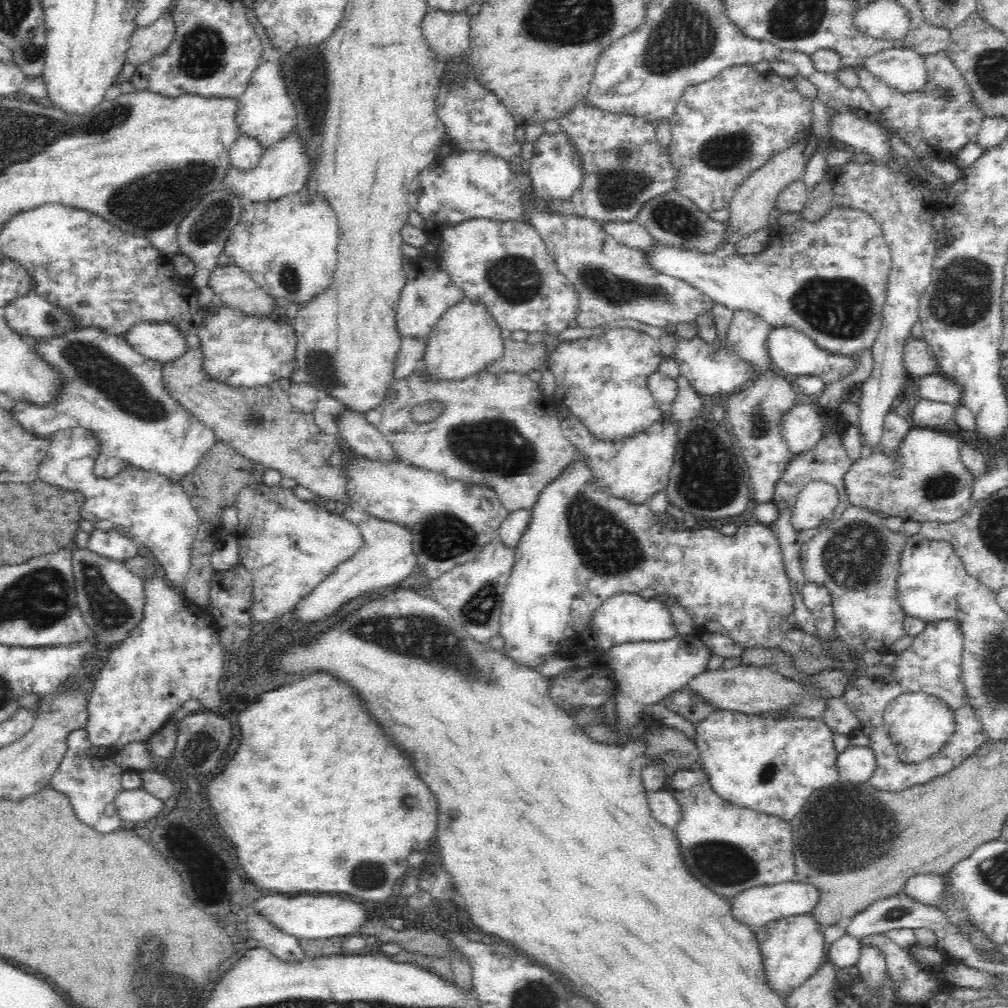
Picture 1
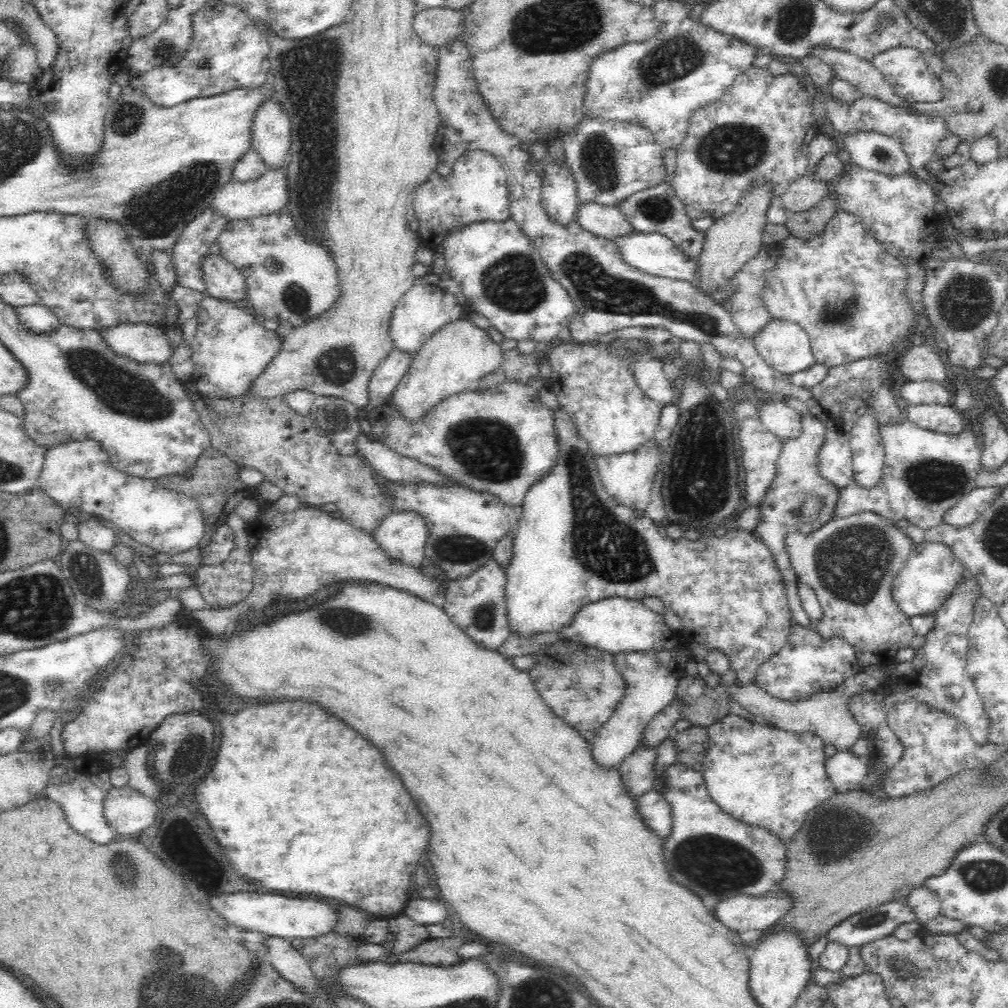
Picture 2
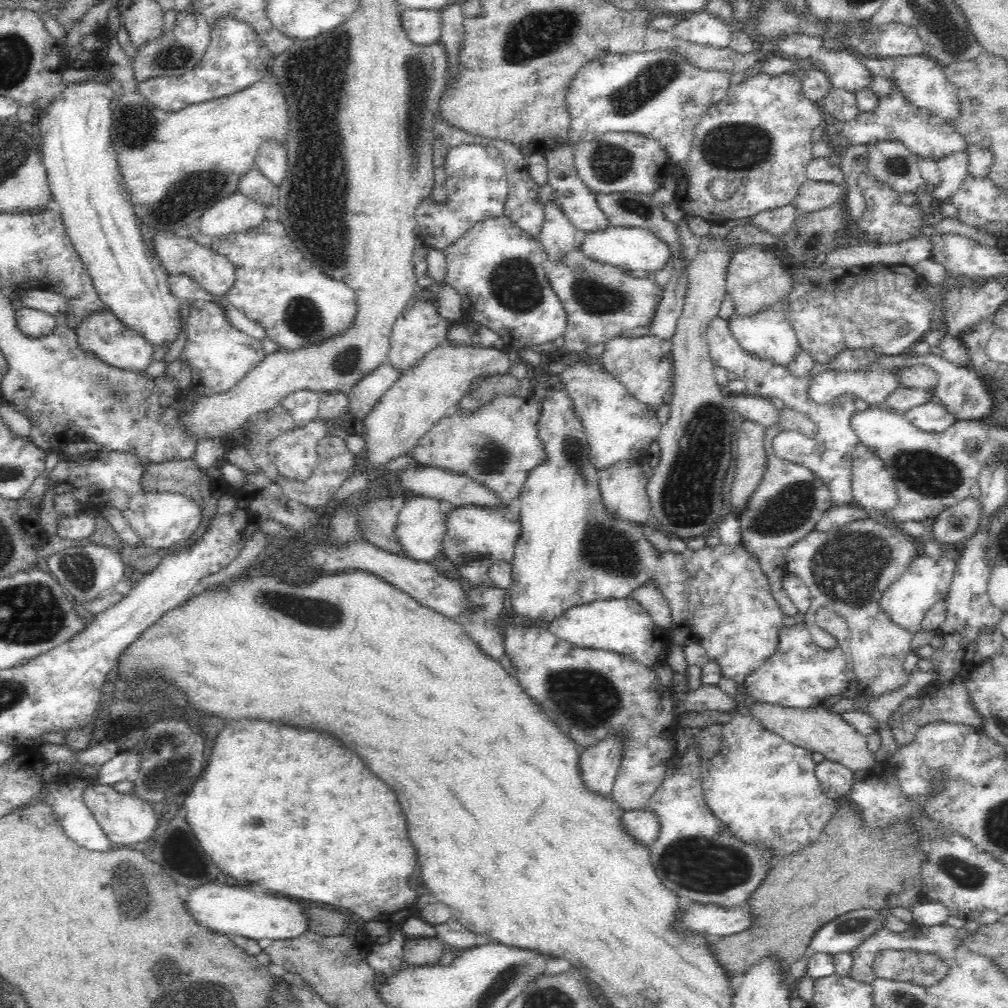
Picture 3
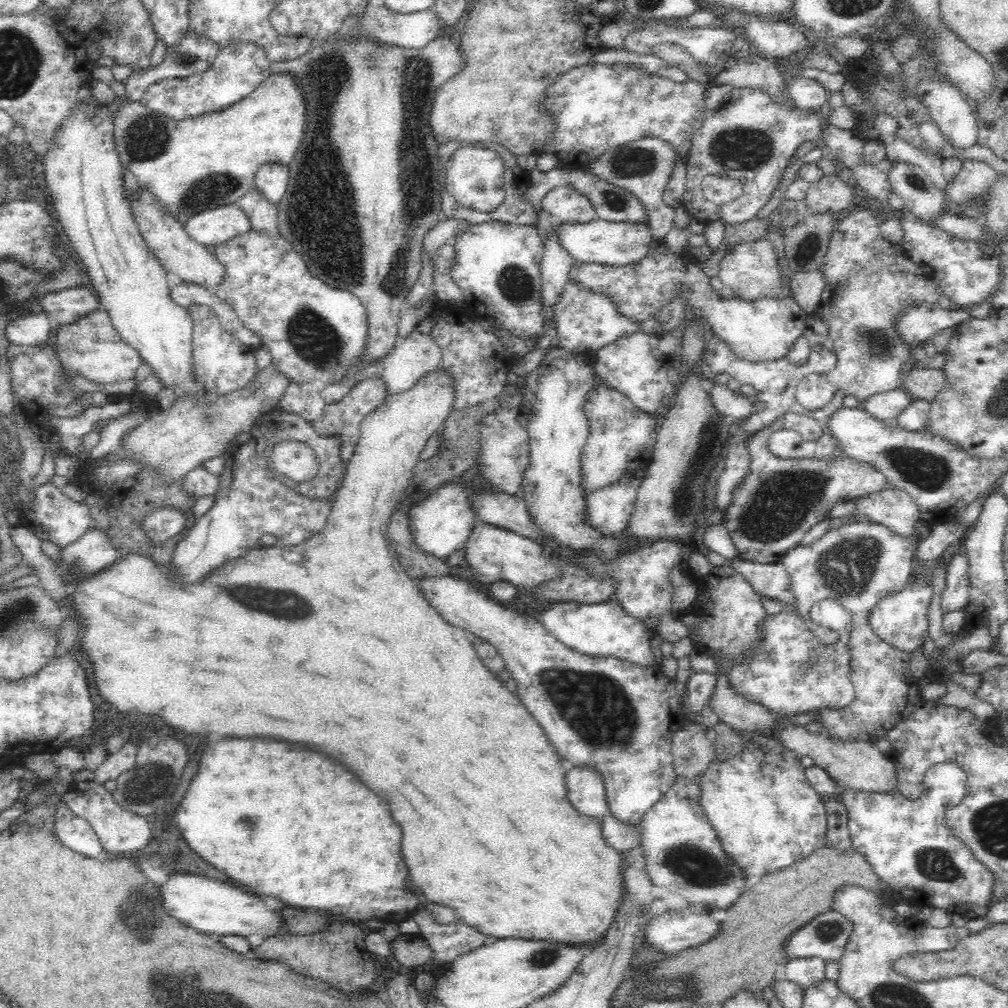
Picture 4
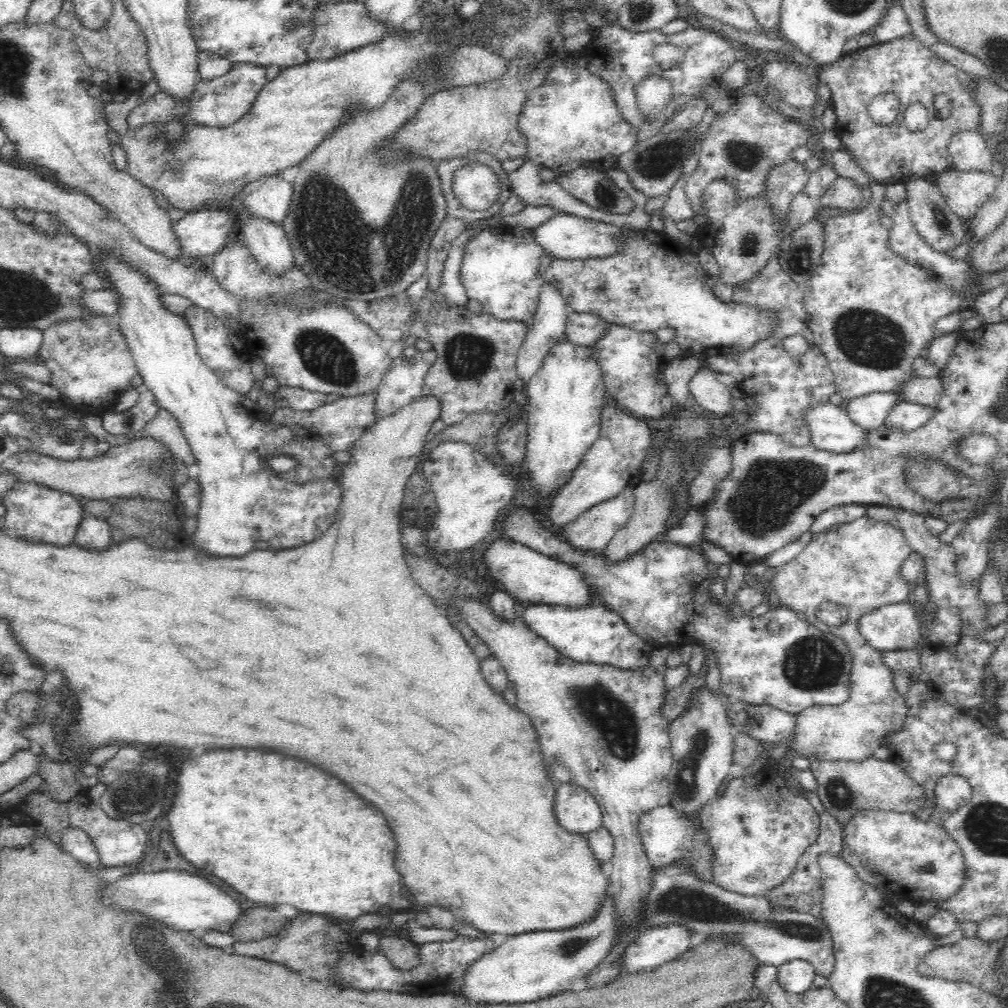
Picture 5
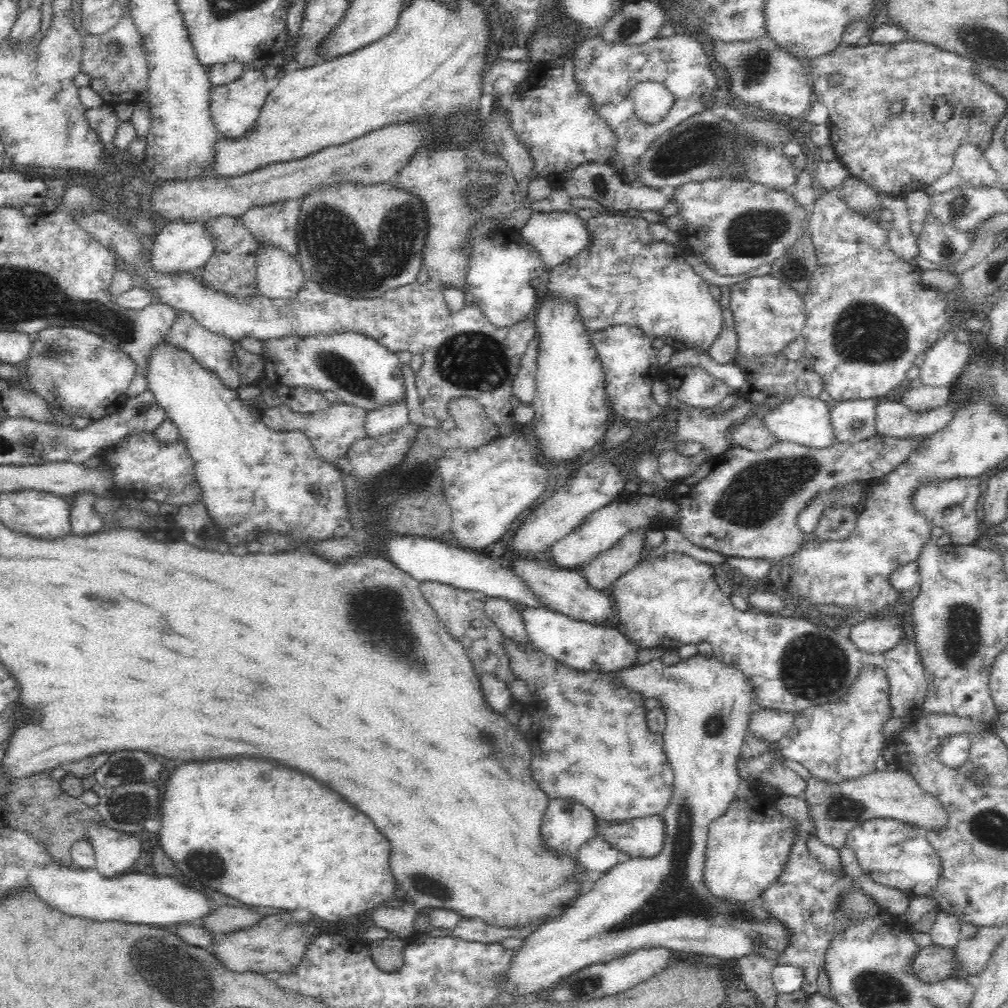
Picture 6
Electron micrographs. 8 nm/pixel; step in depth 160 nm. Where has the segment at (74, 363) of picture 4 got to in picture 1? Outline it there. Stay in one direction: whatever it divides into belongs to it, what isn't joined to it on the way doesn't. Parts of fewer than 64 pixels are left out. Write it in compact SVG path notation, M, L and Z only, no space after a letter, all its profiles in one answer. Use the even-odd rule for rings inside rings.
M140 322L126 332L134 350L162 364L185 356L189 350L186 332L178 325L163 322Z

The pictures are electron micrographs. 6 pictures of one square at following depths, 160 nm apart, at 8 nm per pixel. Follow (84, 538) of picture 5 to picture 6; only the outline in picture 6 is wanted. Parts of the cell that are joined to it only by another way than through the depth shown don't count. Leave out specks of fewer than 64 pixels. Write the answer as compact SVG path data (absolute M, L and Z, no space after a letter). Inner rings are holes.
M76 494L70 503L70 522L72 531L78 536L90 536L96 532L107 530L102 518L93 508L92 501L96 498L93 494Z

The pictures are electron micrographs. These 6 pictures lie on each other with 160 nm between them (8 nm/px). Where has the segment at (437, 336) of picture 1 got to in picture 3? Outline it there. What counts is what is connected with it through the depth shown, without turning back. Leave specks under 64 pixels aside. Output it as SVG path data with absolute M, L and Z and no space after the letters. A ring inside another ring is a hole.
M444 340L431 348L422 360L401 373L366 418L361 434L366 442L366 470L372 470L401 456L435 422L456 410L459 400L470 391L474 380L480 376L505 373L512 364L513 355L510 350L482 346L480 342L472 345Z

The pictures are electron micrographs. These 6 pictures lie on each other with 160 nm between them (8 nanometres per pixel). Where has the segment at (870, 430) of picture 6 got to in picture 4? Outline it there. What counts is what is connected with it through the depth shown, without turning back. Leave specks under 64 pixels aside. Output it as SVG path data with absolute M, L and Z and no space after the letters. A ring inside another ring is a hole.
M898 387L860 401L860 408L880 417L882 420L895 420L913 400L914 398L910 396L910 393Z

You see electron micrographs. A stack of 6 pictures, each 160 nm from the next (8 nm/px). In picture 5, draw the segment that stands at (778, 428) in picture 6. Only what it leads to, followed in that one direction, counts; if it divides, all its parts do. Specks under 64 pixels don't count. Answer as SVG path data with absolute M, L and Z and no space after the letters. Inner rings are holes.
M843 405L811 406L806 426L812 431L812 444L829 453L842 454L870 448L868 429L856 423Z

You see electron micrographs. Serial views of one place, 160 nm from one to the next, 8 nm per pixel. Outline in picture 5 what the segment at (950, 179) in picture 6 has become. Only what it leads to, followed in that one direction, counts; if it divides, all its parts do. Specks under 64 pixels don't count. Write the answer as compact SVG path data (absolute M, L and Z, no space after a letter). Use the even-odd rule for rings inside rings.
M958 130L949 138L948 151L958 170L982 170L992 168L993 152L980 130Z

